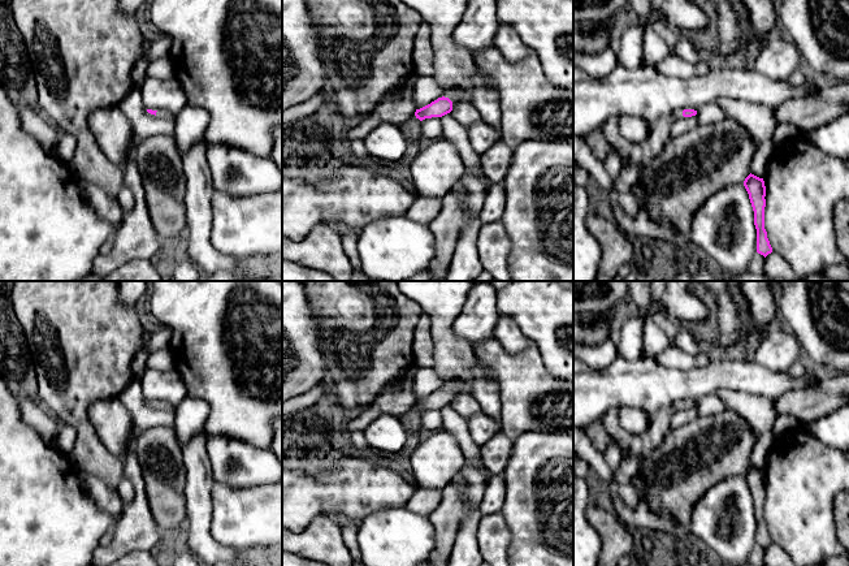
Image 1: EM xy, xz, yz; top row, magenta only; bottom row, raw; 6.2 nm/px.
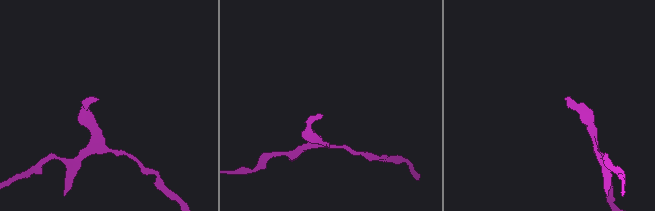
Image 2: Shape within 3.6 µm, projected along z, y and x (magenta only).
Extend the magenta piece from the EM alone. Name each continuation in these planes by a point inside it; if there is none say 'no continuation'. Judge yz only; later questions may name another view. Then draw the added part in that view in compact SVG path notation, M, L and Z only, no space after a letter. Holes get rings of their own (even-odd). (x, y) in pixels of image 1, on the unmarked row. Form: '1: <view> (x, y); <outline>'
1: yz (629, 444); M675 402L651 412L647 429L640 435L633 435L621 428L619 422L619 407L610 407L602 418L602 422L624 457L640 455L645 458L660 445L670 429L672 415L680 409L683 409L683 402Z

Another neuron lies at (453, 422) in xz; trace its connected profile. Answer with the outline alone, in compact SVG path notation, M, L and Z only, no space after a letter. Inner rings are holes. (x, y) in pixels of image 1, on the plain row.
M451 403L439 409L442 415L442 429L449 431L455 436L464 454L465 462L482 465L480 458L480 446L475 444L469 436L468 419L456 412Z

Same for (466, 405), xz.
M464 393L454 397L451 402L452 409L465 419L481 411L480 403L472 394Z

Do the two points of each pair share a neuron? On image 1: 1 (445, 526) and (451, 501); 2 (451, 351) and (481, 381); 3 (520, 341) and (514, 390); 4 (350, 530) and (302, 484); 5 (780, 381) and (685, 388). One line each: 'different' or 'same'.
1: same
2: different
3: different
4: different
5: same

